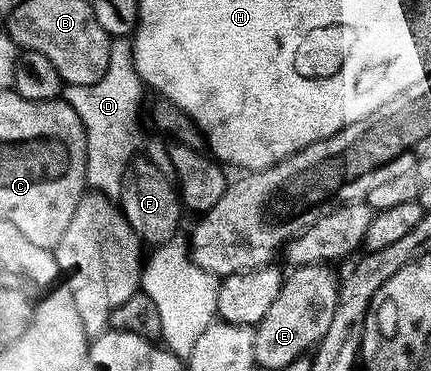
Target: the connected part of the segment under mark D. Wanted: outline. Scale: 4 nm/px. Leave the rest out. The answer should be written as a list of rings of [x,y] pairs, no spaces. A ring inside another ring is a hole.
[[[126,37],[112,39],[110,66],[101,79],[95,83],[64,87],[63,99],[76,110],[86,130],[87,185],[108,198],[122,195],[123,179],[135,156],[135,122],[143,92],[145,85],[133,62],[131,40]]]

